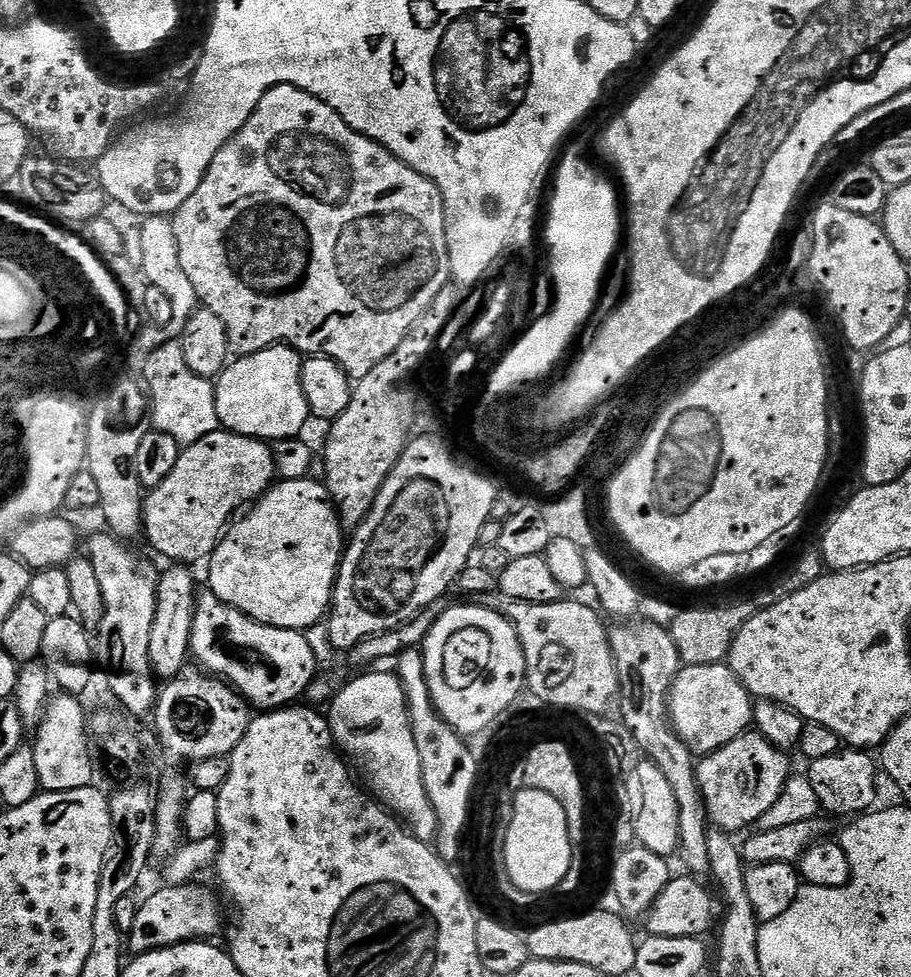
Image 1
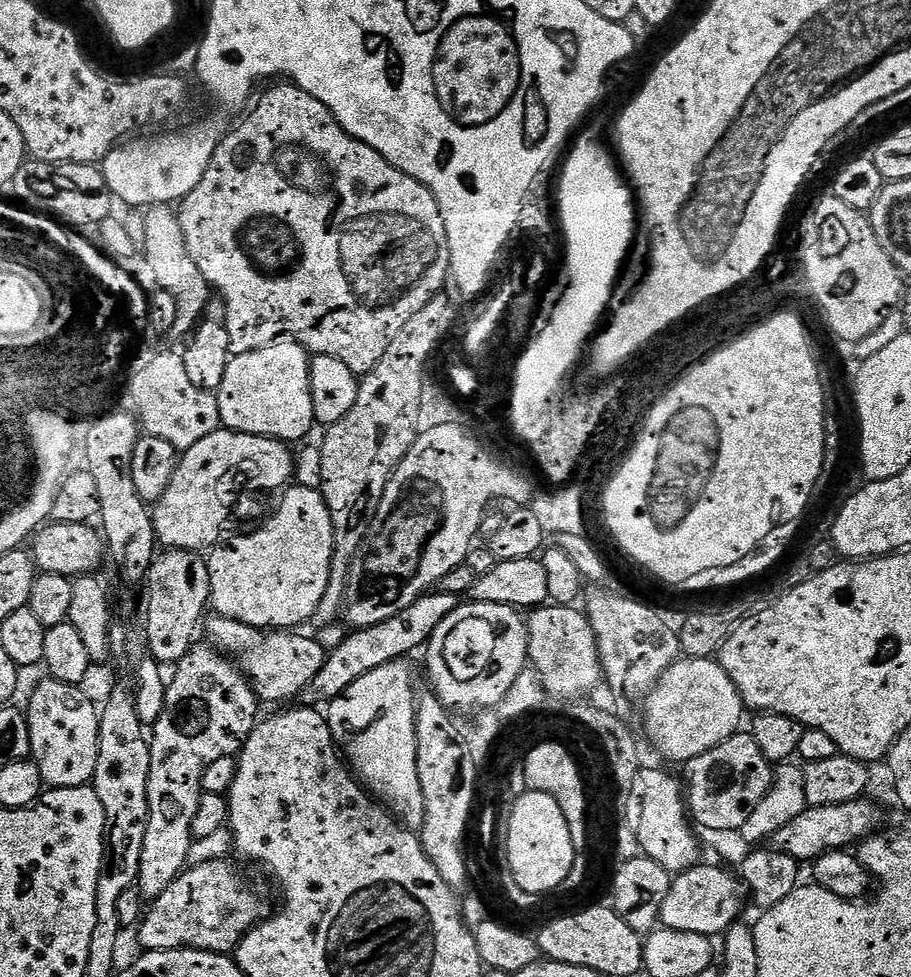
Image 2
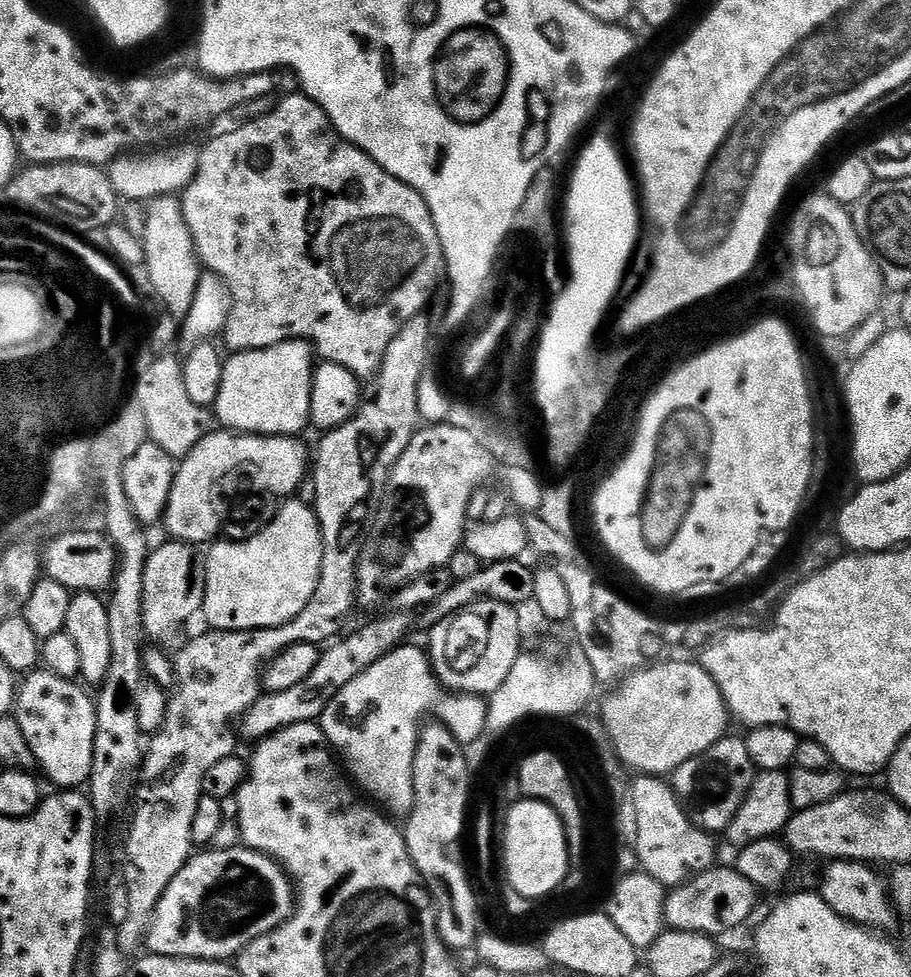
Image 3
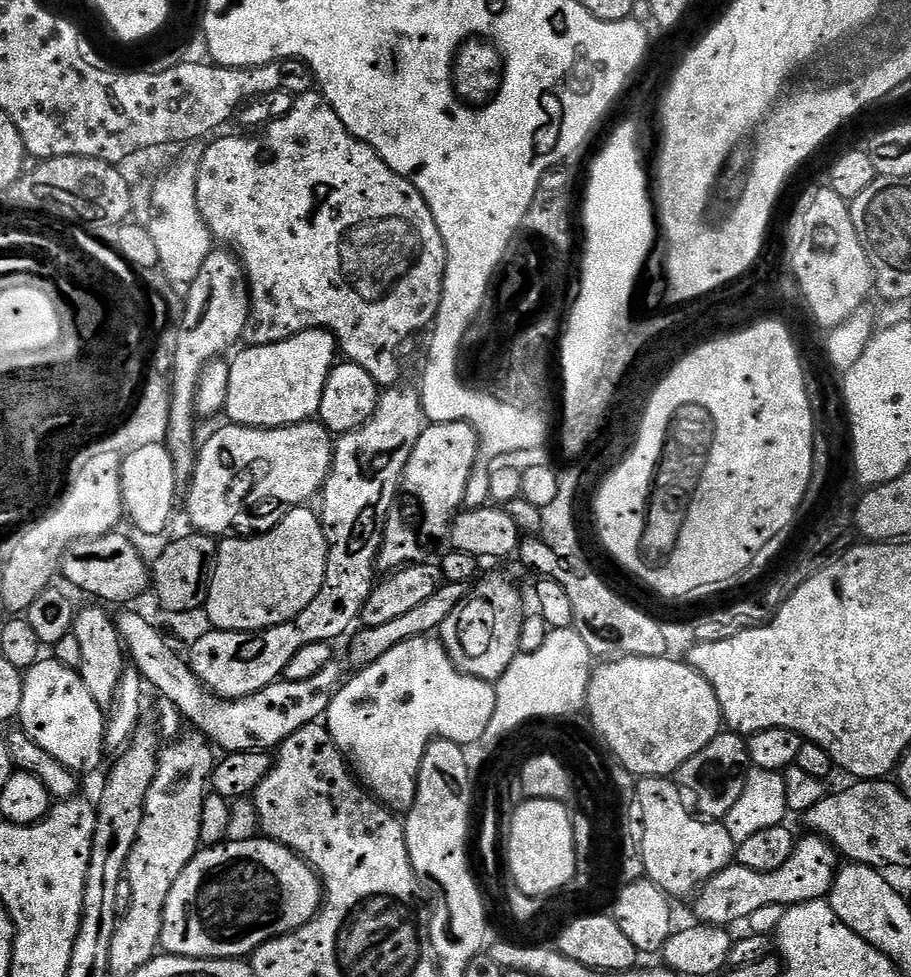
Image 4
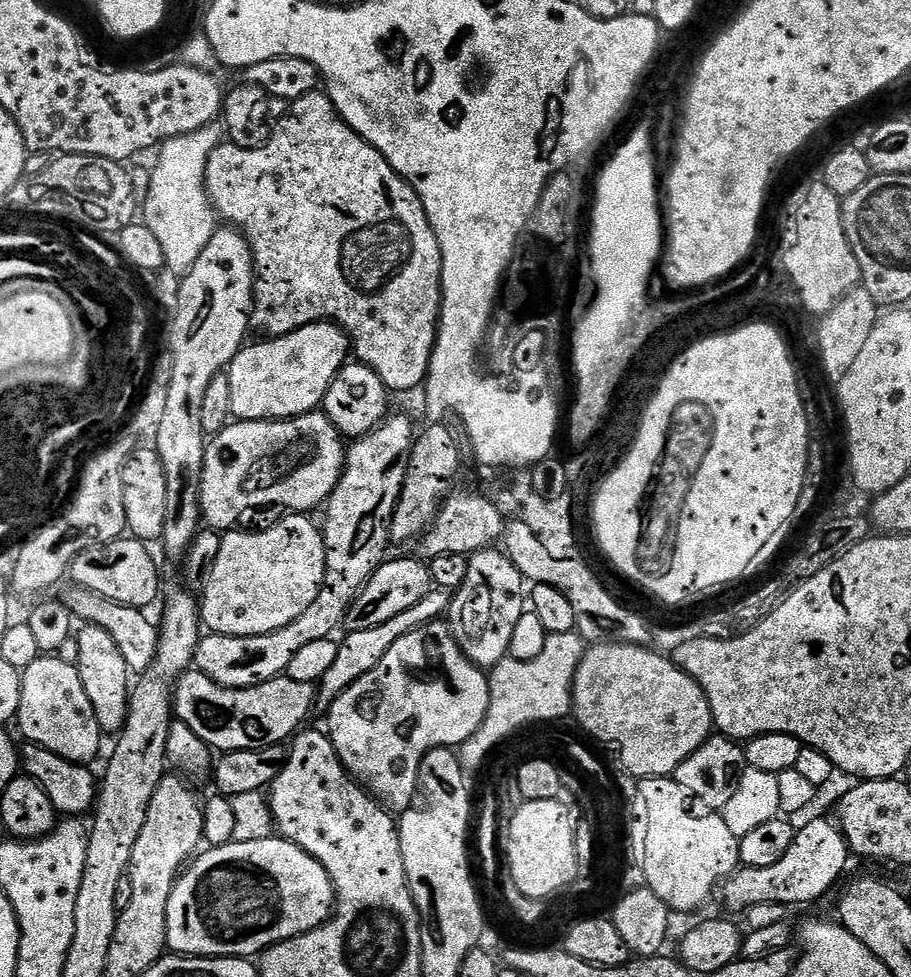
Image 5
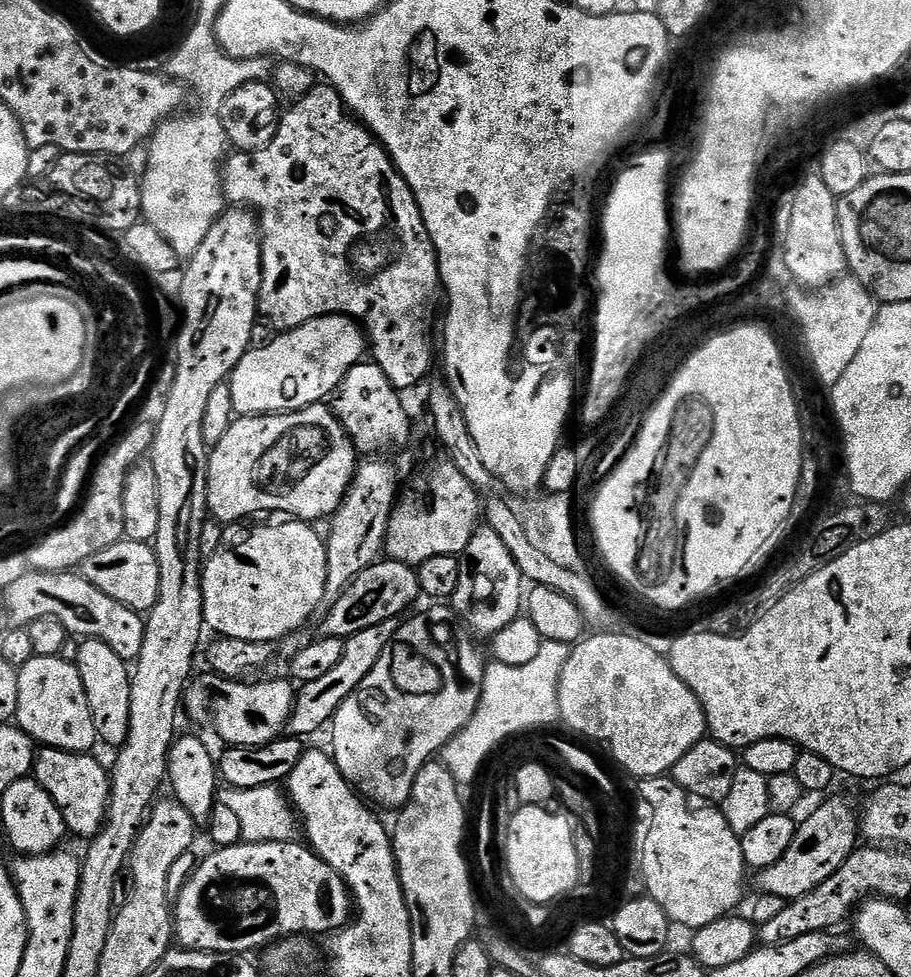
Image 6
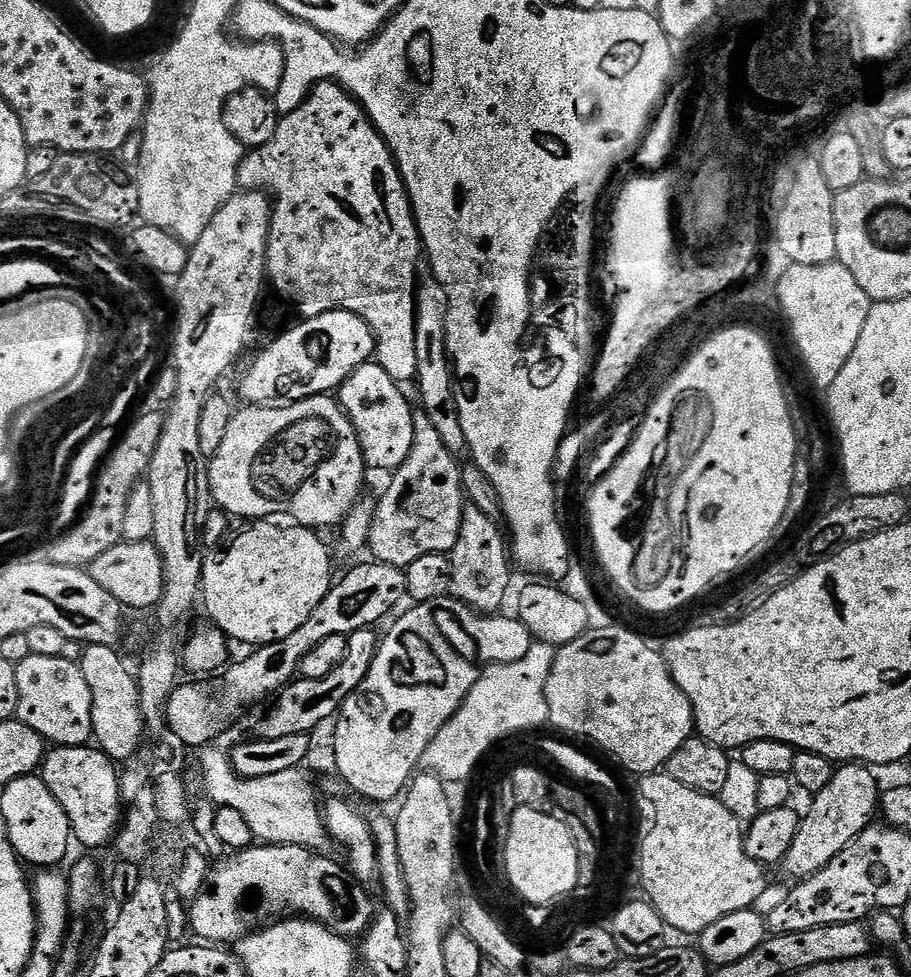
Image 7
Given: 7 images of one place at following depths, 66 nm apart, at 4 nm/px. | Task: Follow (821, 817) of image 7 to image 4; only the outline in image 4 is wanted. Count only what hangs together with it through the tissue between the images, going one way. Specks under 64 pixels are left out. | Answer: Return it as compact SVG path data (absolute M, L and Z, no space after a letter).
M804 834L804 837L801 835L797 839L796 849L778 870L759 872L733 862L711 876L703 888L695 893L695 919L702 924L733 926L739 920L748 922L764 906L791 906L811 900L823 900L831 890L838 871L836 860L838 861L838 853L831 842L815 834Z

